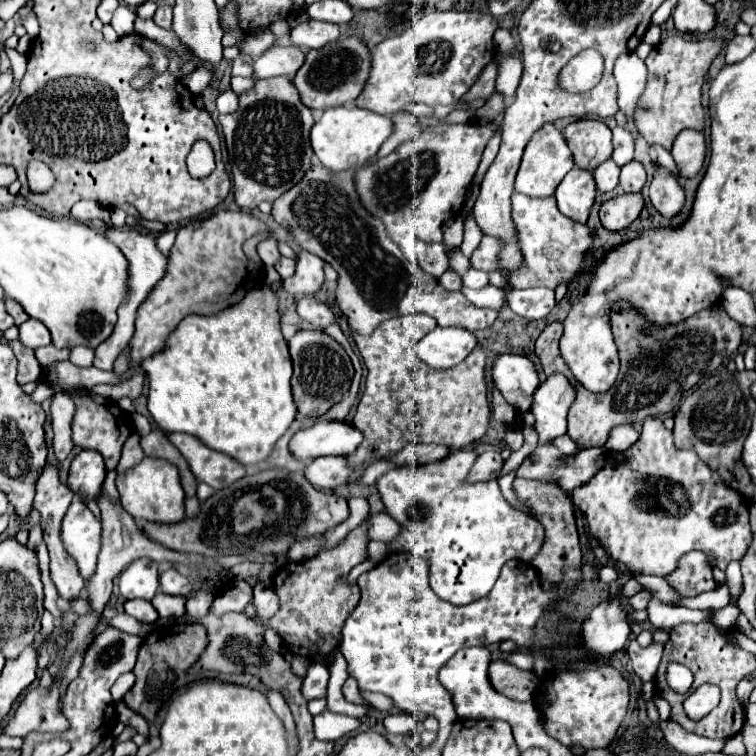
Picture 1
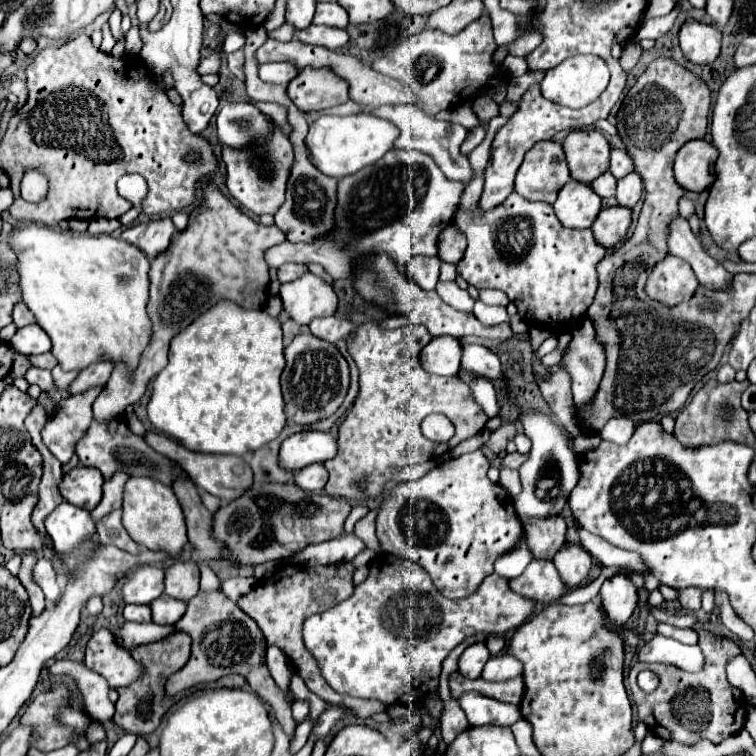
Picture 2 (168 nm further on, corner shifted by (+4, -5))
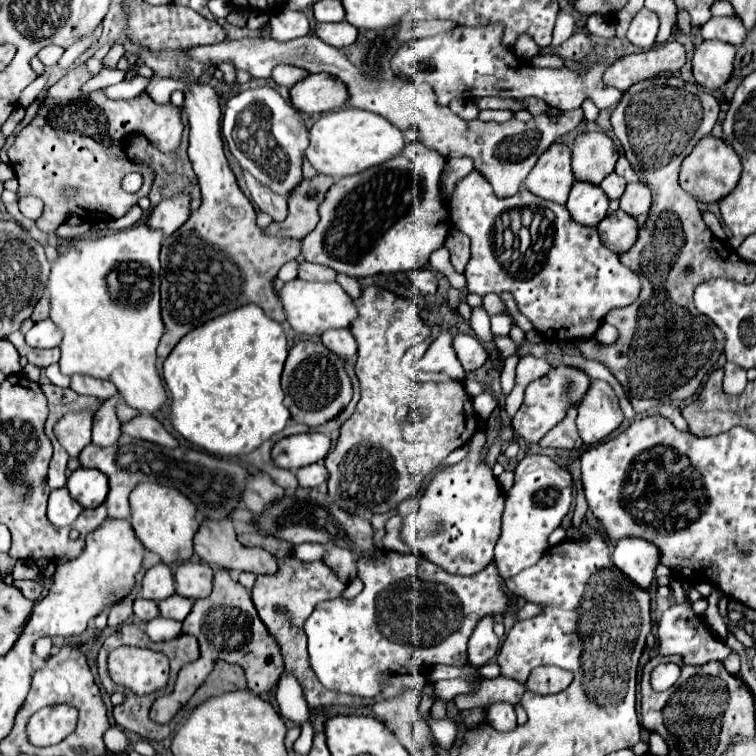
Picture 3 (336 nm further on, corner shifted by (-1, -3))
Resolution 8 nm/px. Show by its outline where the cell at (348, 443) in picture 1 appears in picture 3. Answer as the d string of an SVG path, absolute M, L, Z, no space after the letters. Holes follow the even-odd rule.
M305 432L305 434L295 434L279 440L273 450L273 462L279 468L285 470L297 470L309 464L315 464L327 456L331 450L331 438L321 432Z

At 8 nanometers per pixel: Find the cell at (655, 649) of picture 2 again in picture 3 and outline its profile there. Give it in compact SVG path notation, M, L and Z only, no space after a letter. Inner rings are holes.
M685 600L679 606L673 604L663 612L663 616L659 620L659 632L657 632L657 648L659 648L661 656L677 654L683 658L685 664L691 664L691 666L701 666L701 664L707 664L711 660L725 662L733 652L725 642L717 640L711 634L707 622L703 622L703 618L693 612L689 600Z

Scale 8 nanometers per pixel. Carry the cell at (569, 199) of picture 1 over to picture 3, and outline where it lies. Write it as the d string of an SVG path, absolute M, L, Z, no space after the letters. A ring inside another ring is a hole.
M575 180L565 206L575 222L583 226L597 226L607 214L609 198L599 186Z

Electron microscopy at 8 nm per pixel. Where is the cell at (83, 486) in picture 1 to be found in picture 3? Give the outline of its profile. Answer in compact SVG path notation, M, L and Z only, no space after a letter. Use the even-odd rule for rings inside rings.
M77 468L67 478L67 490L83 508L97 508L107 498L107 476L99 470Z

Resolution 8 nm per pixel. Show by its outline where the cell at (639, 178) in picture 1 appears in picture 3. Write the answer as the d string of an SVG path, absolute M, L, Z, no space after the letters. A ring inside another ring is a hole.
M643 182L627 184L625 194L621 196L621 210L637 218L637 216L647 214L649 206L651 206L651 192Z

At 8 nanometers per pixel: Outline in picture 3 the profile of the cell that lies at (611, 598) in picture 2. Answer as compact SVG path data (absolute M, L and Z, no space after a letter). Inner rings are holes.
M629 538L613 550L613 562L641 590L647 590L655 578L655 566L659 564L659 550L651 542Z

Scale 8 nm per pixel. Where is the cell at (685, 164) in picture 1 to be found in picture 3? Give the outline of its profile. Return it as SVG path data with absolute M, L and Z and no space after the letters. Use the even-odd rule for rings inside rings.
M705 136L701 142L695 144L693 152L683 160L679 172L679 184L699 202L717 202L721 196L727 196L739 182L741 176L741 162L739 156L729 148L729 144L721 138Z

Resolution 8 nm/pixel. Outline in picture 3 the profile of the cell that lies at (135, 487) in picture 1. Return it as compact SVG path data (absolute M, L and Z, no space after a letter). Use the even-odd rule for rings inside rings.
M141 482L131 492L129 504L131 516L127 520L135 536L147 550L159 554L165 564L181 564L193 556L193 534L197 532L197 520L195 520L195 506L191 504L189 498L161 484Z

